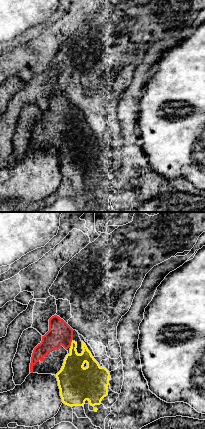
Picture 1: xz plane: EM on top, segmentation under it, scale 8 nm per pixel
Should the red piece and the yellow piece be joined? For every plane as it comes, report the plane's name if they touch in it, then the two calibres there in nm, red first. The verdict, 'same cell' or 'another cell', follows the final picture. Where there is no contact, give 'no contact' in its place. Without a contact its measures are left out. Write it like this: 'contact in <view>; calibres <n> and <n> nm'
contact in xz; calibres 190 and 200 nm

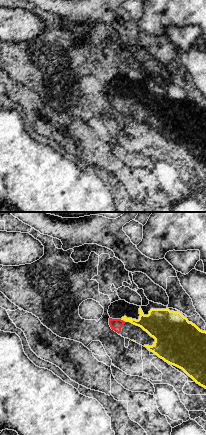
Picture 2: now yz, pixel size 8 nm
contact in yz; calibres 100 and 170 nm

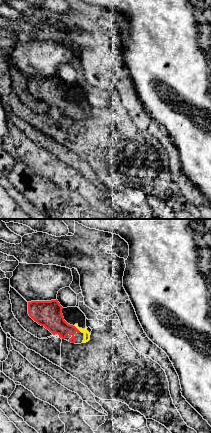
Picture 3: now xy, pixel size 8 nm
contact in xy; calibres 200 and 50 nm

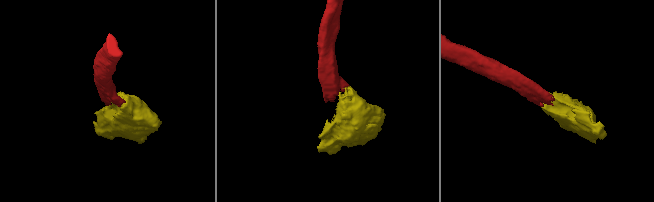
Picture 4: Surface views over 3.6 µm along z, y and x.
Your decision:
same cell

